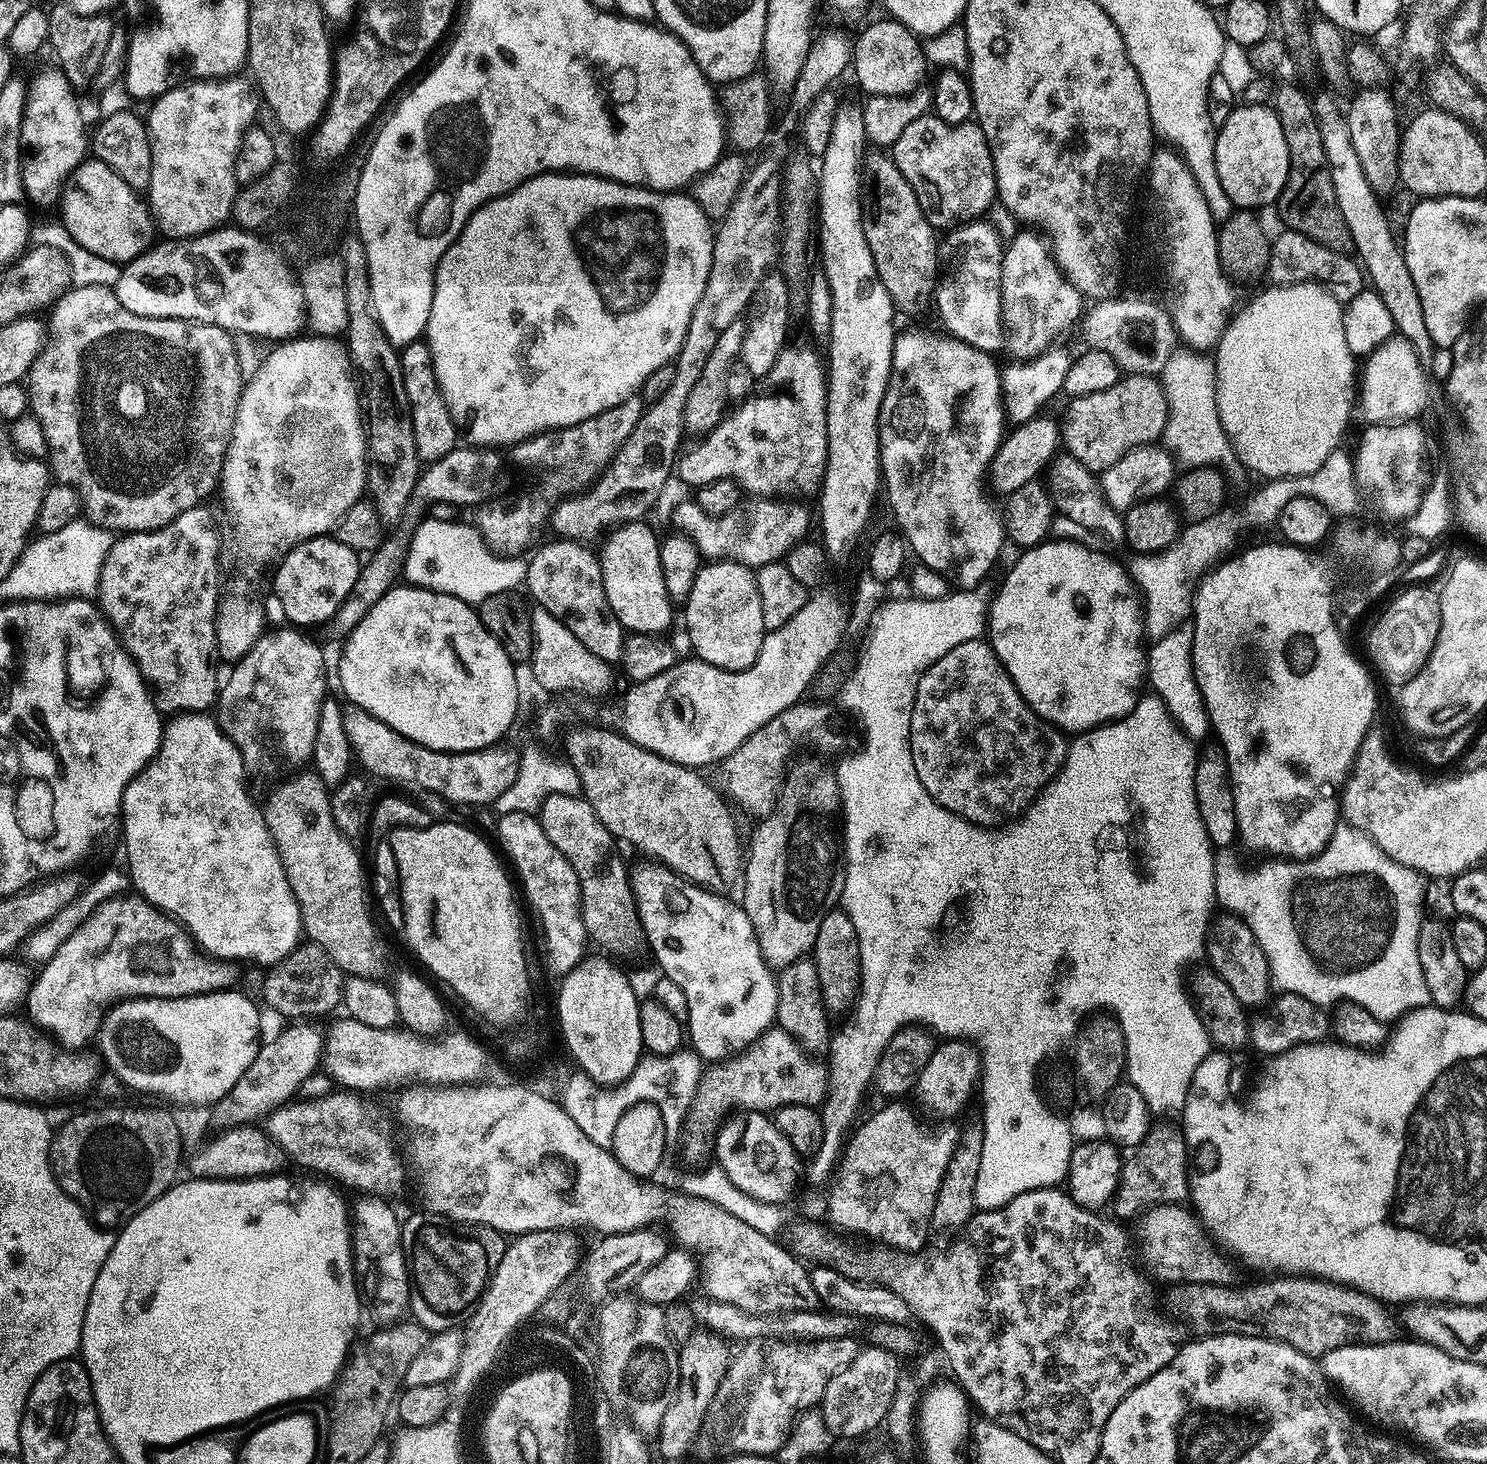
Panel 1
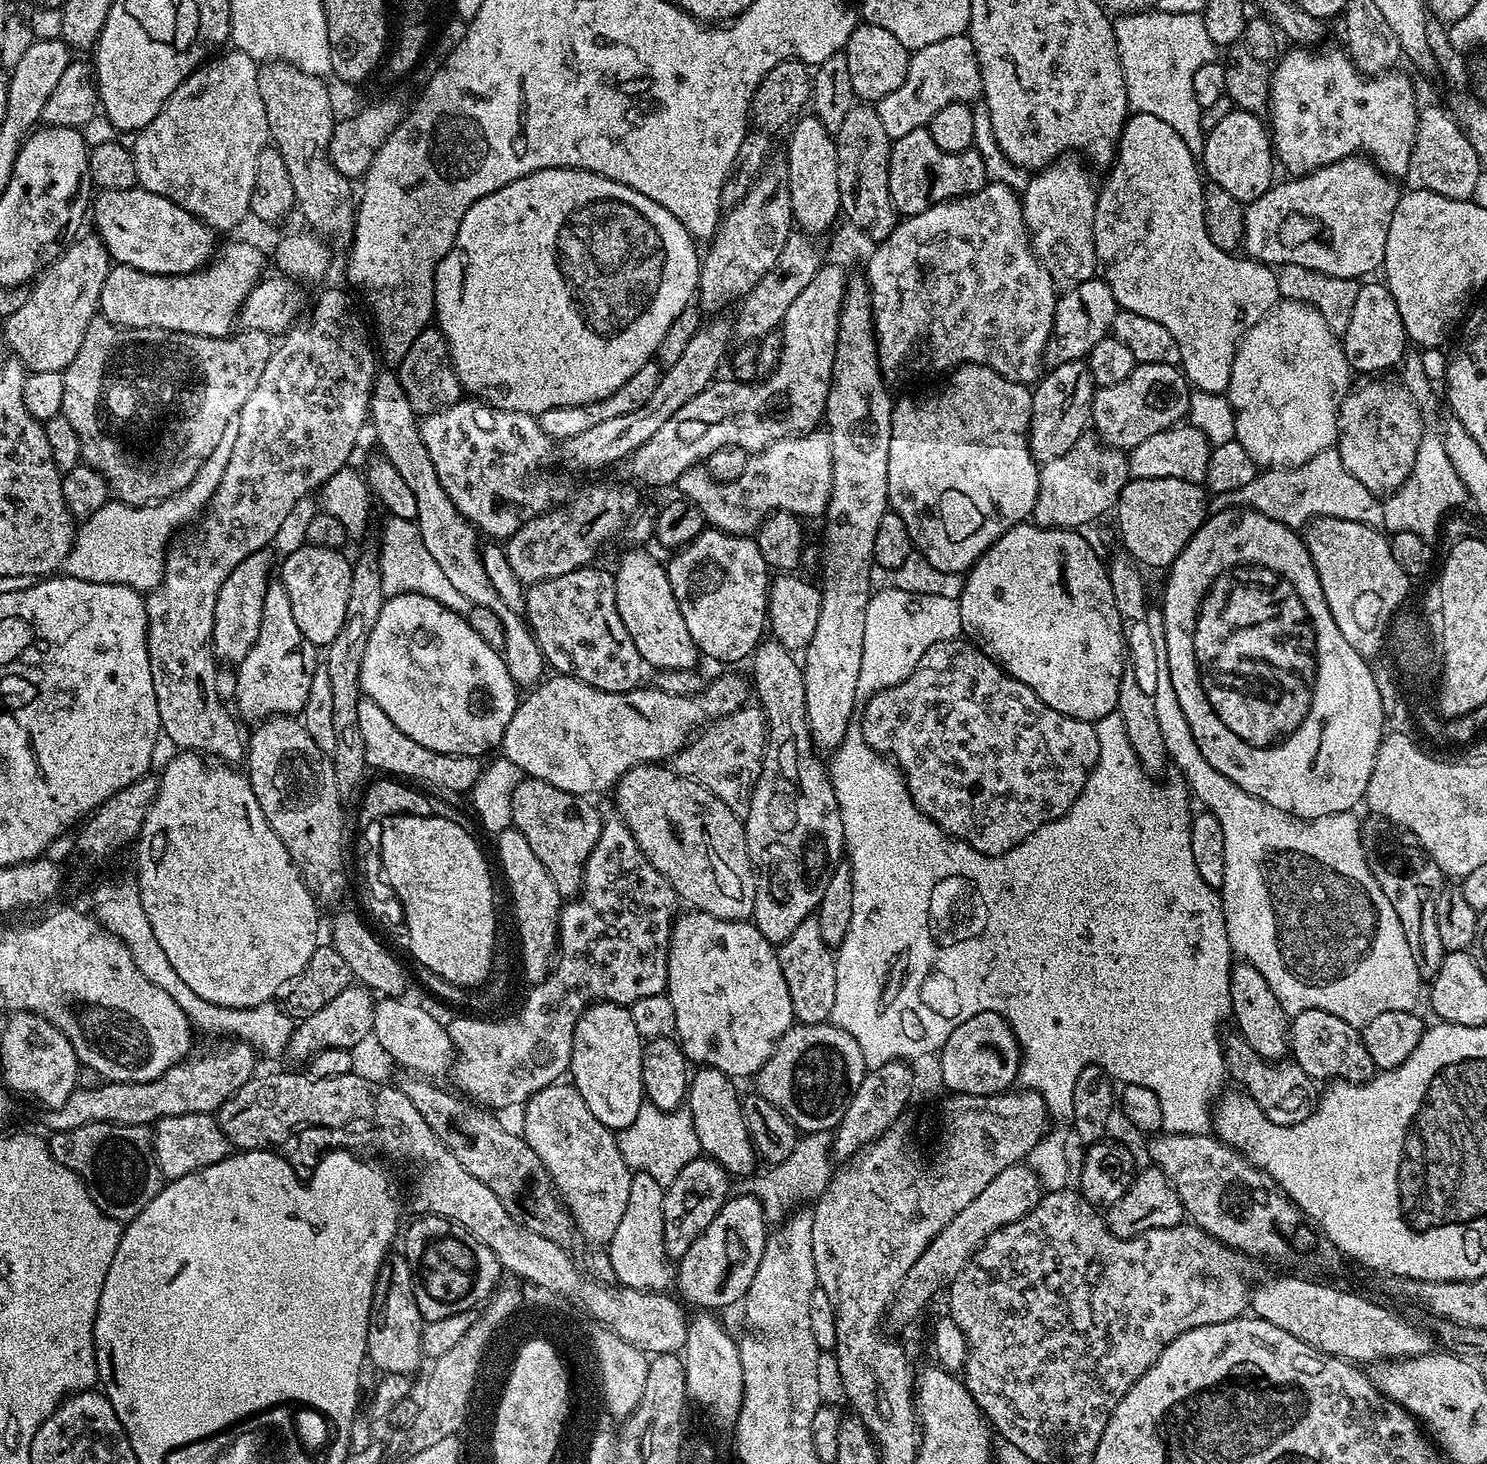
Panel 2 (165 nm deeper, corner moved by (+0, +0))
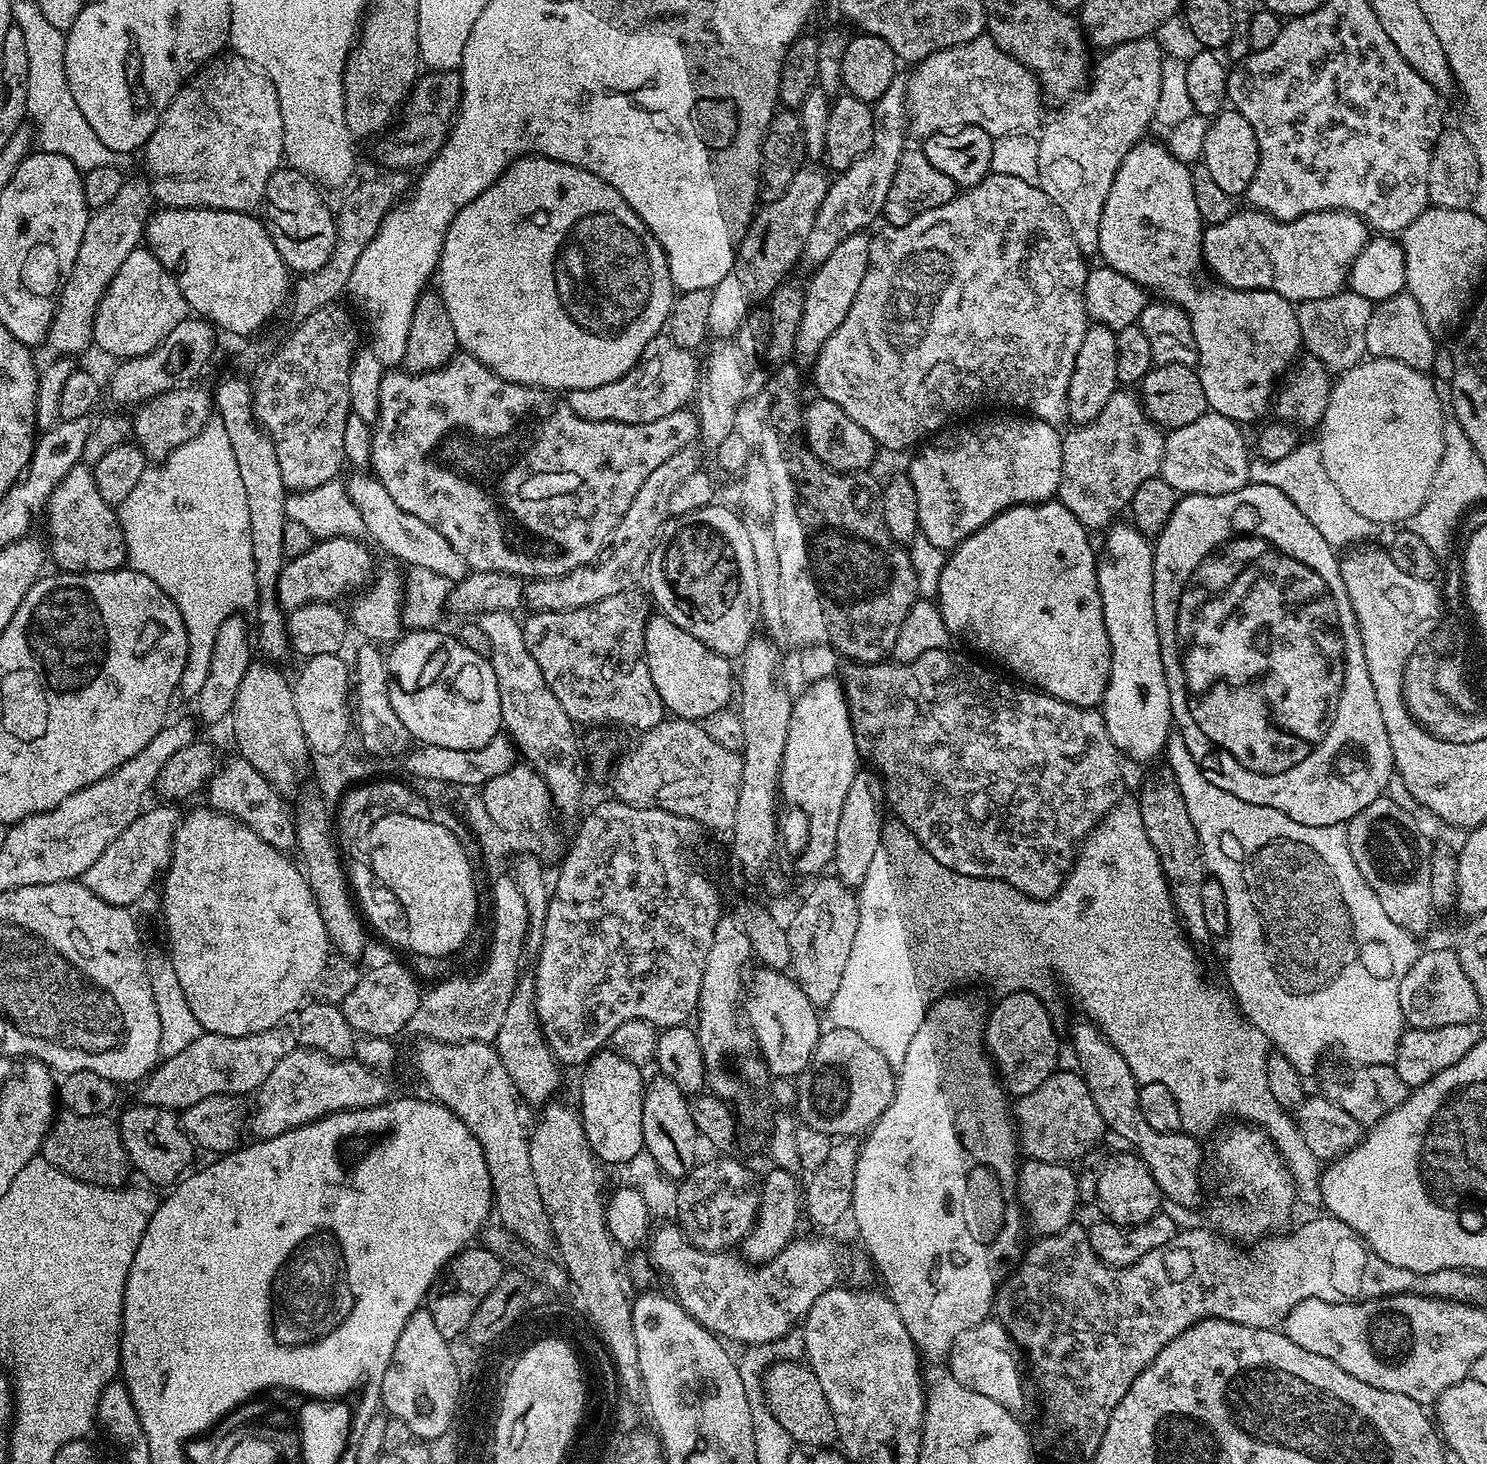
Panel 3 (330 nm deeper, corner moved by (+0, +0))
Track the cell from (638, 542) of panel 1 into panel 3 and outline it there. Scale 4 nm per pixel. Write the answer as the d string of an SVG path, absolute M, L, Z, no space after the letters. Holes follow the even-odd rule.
M649 615L644 631L644 649L646 662L650 666L650 678L654 678L658 698L662 698L665 709L673 717L704 722L708 716L727 709L733 703L733 661L698 642L694 634L686 634L682 626L674 626L668 616Z

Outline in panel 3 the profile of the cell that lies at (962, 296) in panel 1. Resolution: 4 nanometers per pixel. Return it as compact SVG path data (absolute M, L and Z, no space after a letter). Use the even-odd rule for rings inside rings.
M992 172L992 173L991 173L991 174L990 174L990 175L988 175L988 177L986 177L986 178L985 178L985 179L984 179L984 181L982 181L982 183L980 183L980 184L977 184L977 185L976 185L976 187L974 187L974 188L969 188L969 189L967 189L967 190L964 190L964 191L961 191L961 192L960 192L960 193L959 193L959 194L957 194L957 196L956 196L956 197L954 197L954 198L953 198L953 200L951 200L951 201L950 201L950 202L946 202L946 203L945 203L945 204L943 204L943 205L942 205L942 206L938 206L938 207L937 207L937 208L935 208L935 209L934 209L934 210L926 210L926 211L925 211L925 212L923 212L923 213L922 213L922 214L918 214L918 218L914 218L914 219L913 219L913 220L911 220L911 221L910 221L910 222L906 222L906 226L898 226L898 227L897 227L897 228L894 228L894 227L891 227L891 226L884 226L884 229L882 229L882 230L881 230L881 232L880 232L880 236L875 236L875 235L873 235L873 236L872 236L872 237L871 237L871 241L872 241L872 249L871 249L871 250L870 250L870 258L869 258L869 259L868 259L868 273L867 273L867 274L866 274L866 278L862 278L862 286L858 286L858 298L854 298L854 302L853 302L853 303L852 303L852 305L851 305L851 306L850 306L850 314L846 314L846 318L845 318L845 319L844 319L844 321L843 321L843 322L842 322L842 326L838 326L838 327L837 327L837 328L836 328L836 329L835 329L835 330L834 330L834 334L830 334L830 338L826 338L826 342L825 342L825 343L824 343L824 345L823 345L823 346L822 346L822 350L821 350L821 351L820 351L820 352L819 352L819 354L818 354L818 355L816 355L816 359L815 359L815 361L814 361L814 367L816 367L816 388L817 388L817 390L818 390L818 391L820 391L820 392L817 392L817 393L819 393L819 395L820 395L820 396L821 396L821 397L823 397L823 399L825 399L825 400L829 400L829 401L830 401L830 402L834 402L834 403L835 403L835 404L837 404L837 405L838 405L838 406L839 406L839 407L840 407L840 408L841 408L841 410L842 410L842 411L843 411L843 412L845 412L845 414L847 414L847 415L848 415L848 416L849 416L849 417L850 417L850 419L852 419L852 420L853 420L853 421L854 421L854 422L858 422L858 426L862 426L862 430L866 430L866 434L870 434L870 438L874 438L874 439L875 439L875 440L876 440L876 442L877 442L877 445L879 445L879 447L880 447L880 448L881 448L881 449L884 449L884 448L889 448L889 450L890 450L890 451L892 451L892 452L900 452L900 451L902 451L902 450L903 450L903 448L908 448L908 447L910 447L910 446L911 446L911 444L916 444L916 443L917 443L917 444L916 444L916 445L919 445L919 444L920 444L920 443L921 443L921 440L920 440L920 435L922 435L922 434L923 434L923 432L928 432L928 431L929 431L929 432L928 432L928 433L931 433L931 432L932 432L932 431L933 431L933 430L936 430L936 429L932 429L932 430L931 430L931 428L936 428L936 427L938 427L938 426L939 426L939 424L940 424L940 423L942 423L942 422L943 422L943 420L944 420L944 411L946 411L946 410L947 410L947 408L948 408L948 412L949 412L949 414L950 414L950 415L952 415L952 416L960 416L960 415L962 415L962 414L963 414L963 412L968 412L968 411L970 411L970 410L971 410L971 408L976 408L976 407L978 407L978 406L979 406L979 404L1001 404L1001 406L1002 406L1002 407L1004 407L1004 408L1001 408L1001 409L1004 409L1004 410L1023 410L1023 411L1024 411L1024 412L1025 412L1025 413L1028 413L1028 414L1031 414L1031 415L1032 415L1032 416L1033 416L1033 417L1035 417L1035 419L1038 419L1038 420L1044 420L1044 421L1046 421L1046 422L1047 422L1047 424L1051 424L1051 425L1053 425L1053 426L1056 426L1056 425L1059 425L1059 423L1058 423L1058 422L1059 422L1059 420L1060 420L1060 419L1061 419L1061 420L1062 420L1062 421L1063 421L1063 420L1064 420L1064 419L1065 419L1065 417L1067 417L1067 415L1068 415L1068 387L1069 387L1069 386L1070 386L1070 374L1071 374L1071 373L1072 373L1072 371L1073 371L1073 370L1074 370L1074 358L1075 358L1075 357L1076 357L1076 355L1077 355L1077 354L1078 354L1078 346L1082 346L1082 342L1083 342L1083 341L1084 341L1084 335L1085 335L1085 334L1086 334L1086 330L1087 330L1087 329L1088 329L1088 328L1089 328L1089 327L1090 327L1090 321L1089 321L1089 318L1088 318L1088 311L1087 311L1087 310L1086 310L1086 306L1085 306L1085 305L1084 305L1084 287L1085 287L1085 286L1086 286L1086 278L1087 278L1087 277L1088 277L1088 273L1089 273L1089 271L1090 271L1090 264L1087 264L1087 262L1086 262L1086 261L1084 261L1084 260L1087 260L1087 259L1086 259L1086 256L1085 256L1085 253L1083 253L1083 252L1081 252L1081 250L1080 250L1080 247L1079 247L1079 246L1078 246L1078 242L1074 242L1074 234L1073 234L1073 233L1072 233L1072 231L1071 231L1071 230L1070 230L1070 226L1069 226L1069 225L1068 225L1068 222L1067 222L1067 220L1066 220L1066 218L1065 218L1065 217L1064 217L1064 215L1063 215L1063 214L1062 214L1062 210L1061 210L1061 209L1060 209L1060 208L1059 208L1059 207L1058 207L1058 205L1057 205L1057 204L1055 204L1055 203L1054 203L1054 202L1053 202L1053 201L1052 201L1052 199L1051 199L1051 198L1050 198L1050 197L1049 197L1049 196L1047 196L1047 194L1046 194L1046 193L1045 193L1045 192L1043 192L1043 191L1042 191L1042 189L1041 189L1041 188L1039 188L1039 187L1038 187L1038 186L1037 186L1037 185L1036 185L1036 184L1035 184L1035 183L1033 183L1033 181L1031 181L1031 180L1023 180L1023 179L1022 179L1022 178L1010 178L1010 177L1009 177L1009 176L1007 176L1007 175L1006 175L1006 174L998 174L998 173L997 173L997 172Z

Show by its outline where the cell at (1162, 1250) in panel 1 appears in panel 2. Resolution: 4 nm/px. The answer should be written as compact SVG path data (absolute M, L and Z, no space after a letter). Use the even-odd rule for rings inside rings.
M1280 1274L1264 1280L1253 1287L1250 1292L1250 1312L1257 1320L1265 1320L1282 1330L1286 1334L1294 1334L1302 1342L1317 1348L1331 1356L1339 1356L1341 1360L1355 1362L1360 1366L1368 1366L1381 1360L1403 1360L1406 1356L1424 1356L1433 1351L1434 1340L1416 1324L1411 1324L1404 1316L1399 1316L1392 1308L1383 1308L1356 1292L1347 1292L1344 1288L1335 1288L1332 1282L1319 1284L1319 1279L1305 1278L1300 1274Z

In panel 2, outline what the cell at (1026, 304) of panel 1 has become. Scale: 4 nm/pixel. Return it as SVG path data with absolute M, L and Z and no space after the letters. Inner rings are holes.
M1058 159L1047 168L1039 169L1029 179L1020 201L1032 251L1052 275L1053 282L1064 290L1093 279L1098 272L1094 246L1097 189L1094 184L1092 188L1092 176L1087 170L1083 159Z

